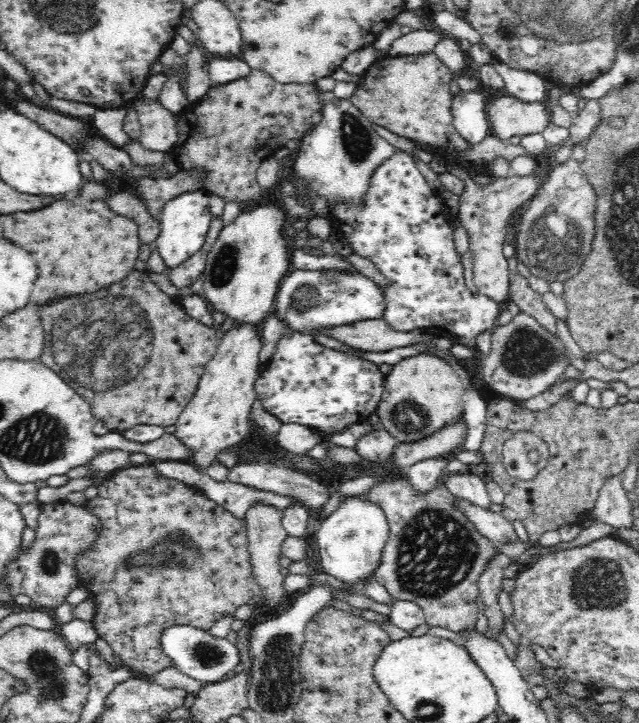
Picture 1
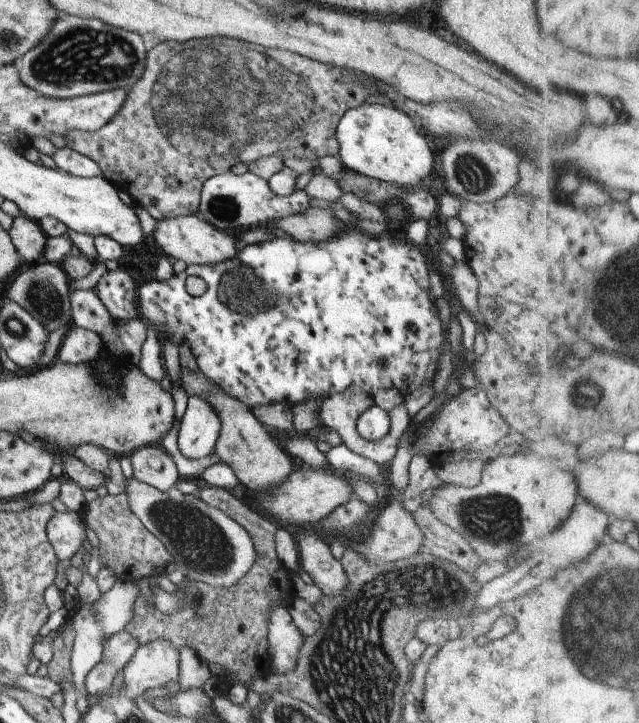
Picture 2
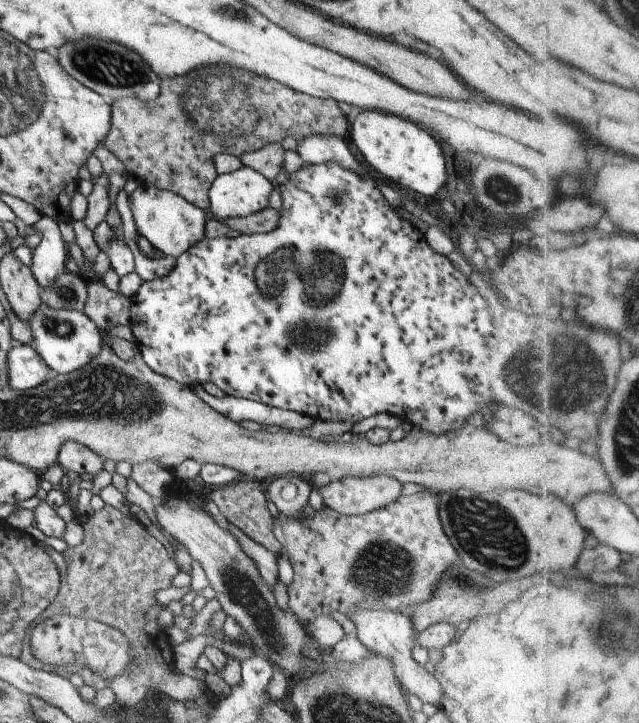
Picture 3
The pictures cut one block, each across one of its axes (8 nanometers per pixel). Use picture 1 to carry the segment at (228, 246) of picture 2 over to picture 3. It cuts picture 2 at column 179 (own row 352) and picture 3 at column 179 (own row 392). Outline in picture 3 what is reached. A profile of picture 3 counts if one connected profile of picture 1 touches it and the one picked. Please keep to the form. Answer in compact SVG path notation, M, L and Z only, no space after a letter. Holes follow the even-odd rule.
M141 184L131 193L130 199L138 234L147 238L162 254L180 256L205 237L207 219L205 210L190 204L183 196L155 186Z

